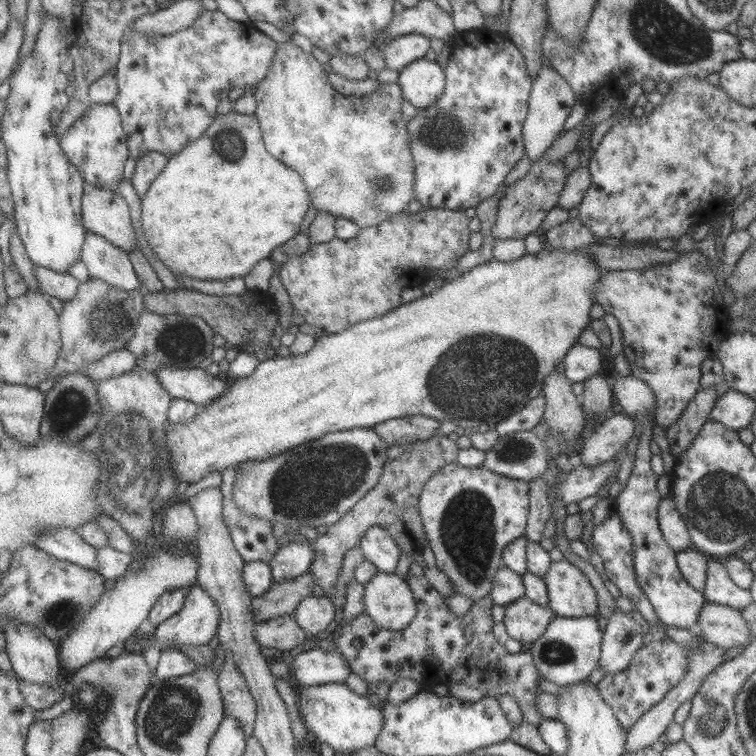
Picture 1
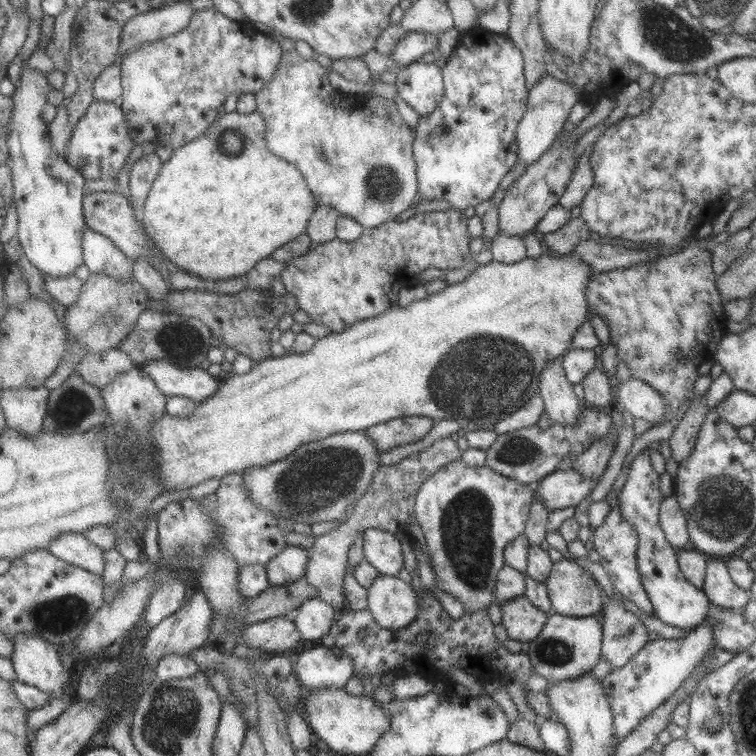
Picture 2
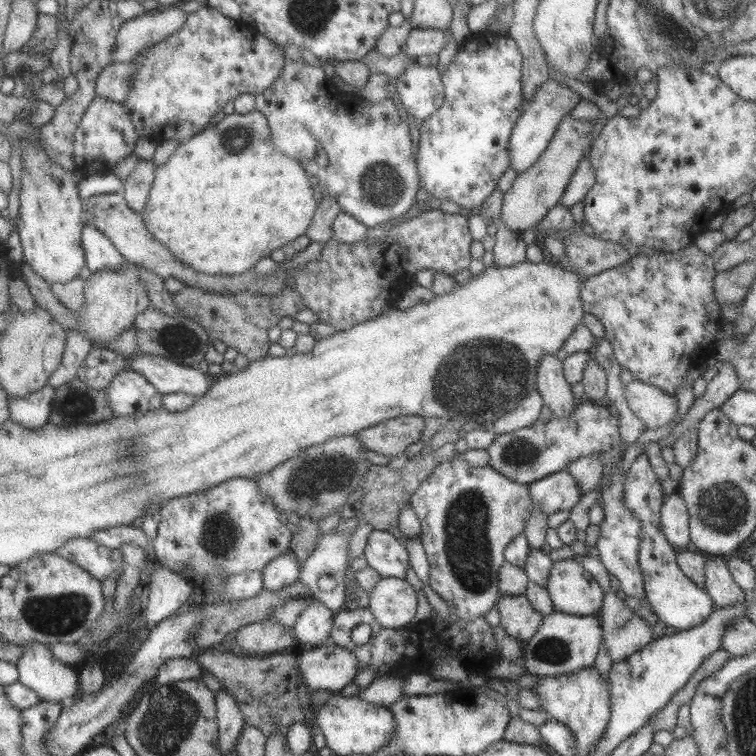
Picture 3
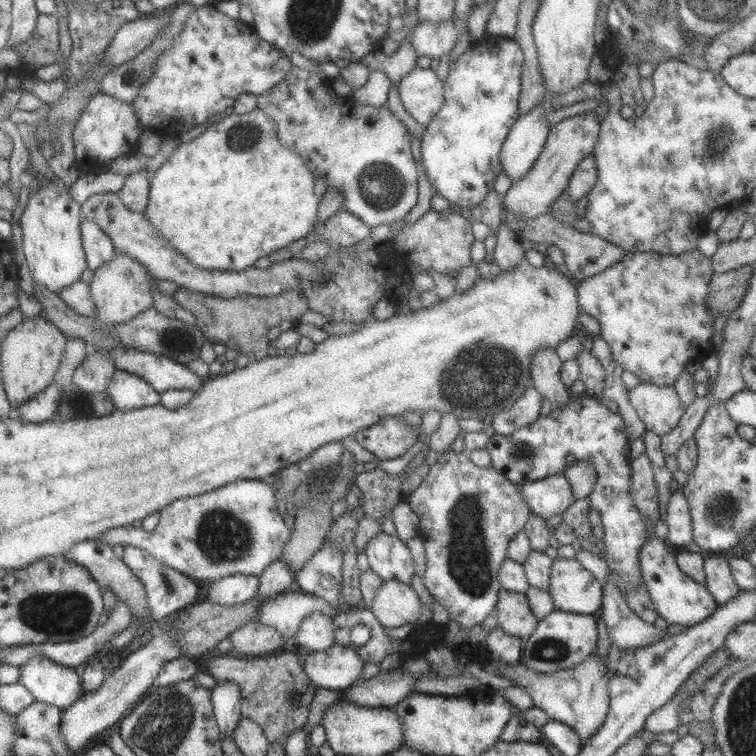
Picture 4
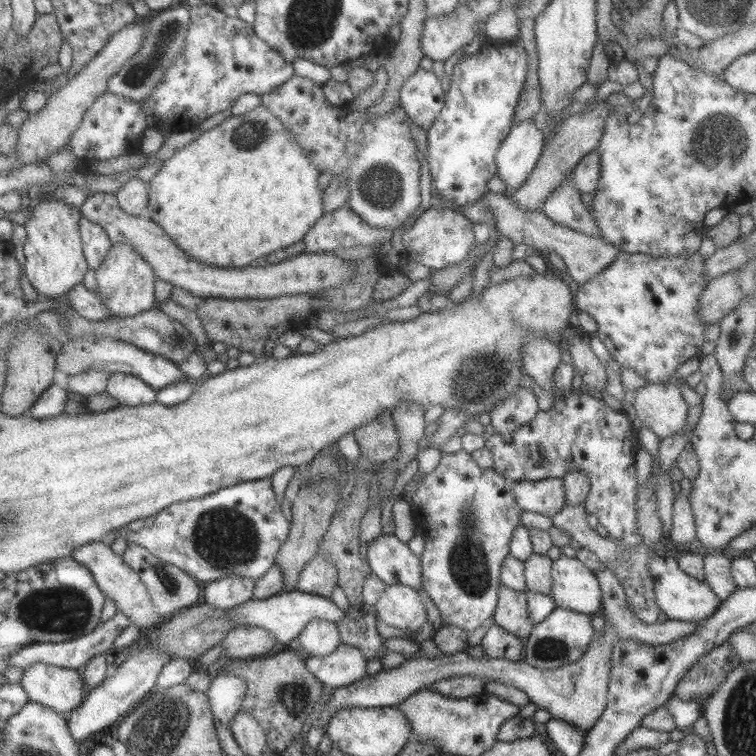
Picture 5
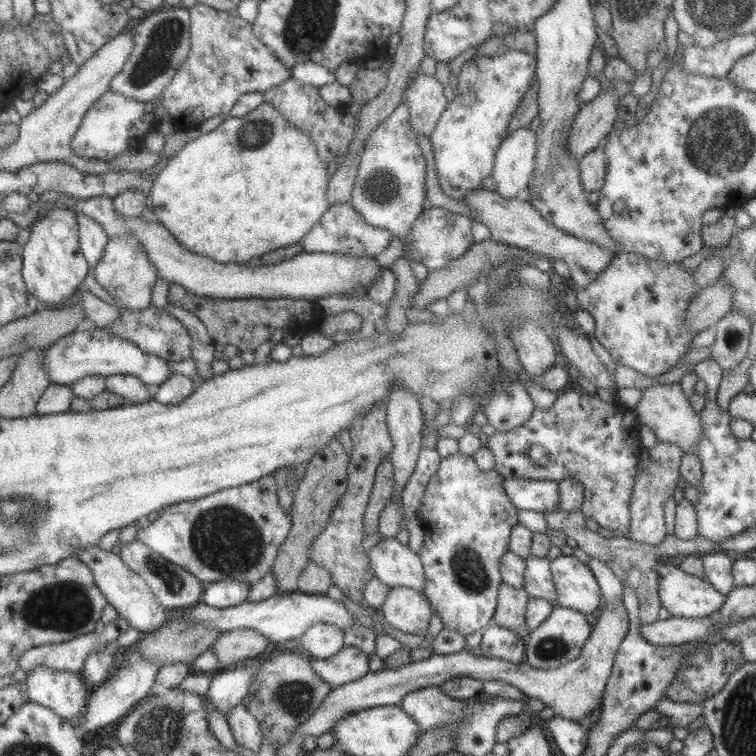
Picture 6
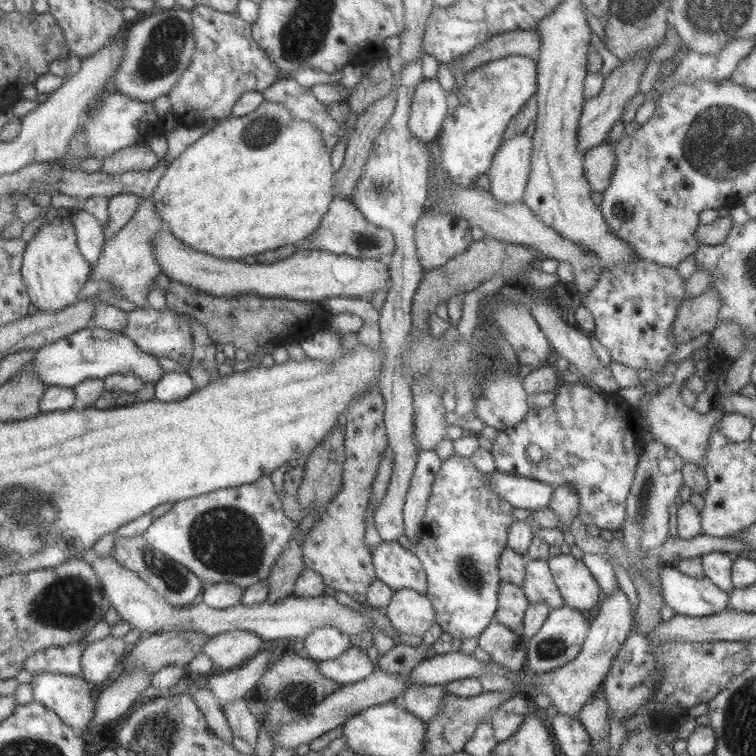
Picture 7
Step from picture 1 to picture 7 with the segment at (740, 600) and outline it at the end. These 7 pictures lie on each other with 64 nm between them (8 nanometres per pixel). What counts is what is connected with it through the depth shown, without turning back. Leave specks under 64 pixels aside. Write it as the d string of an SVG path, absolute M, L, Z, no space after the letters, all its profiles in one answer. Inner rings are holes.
M710 552L701 556L705 578L708 578L719 590L732 593L735 590L732 581L734 560L727 552Z

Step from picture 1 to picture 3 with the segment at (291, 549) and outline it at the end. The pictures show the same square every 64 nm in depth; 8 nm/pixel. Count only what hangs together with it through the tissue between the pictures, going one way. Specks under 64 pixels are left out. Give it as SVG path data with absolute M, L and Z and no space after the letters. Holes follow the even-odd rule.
M282 553L270 560L270 563L261 570L264 576L264 590L280 591L281 588L299 581L302 568L303 564L296 559L296 553Z

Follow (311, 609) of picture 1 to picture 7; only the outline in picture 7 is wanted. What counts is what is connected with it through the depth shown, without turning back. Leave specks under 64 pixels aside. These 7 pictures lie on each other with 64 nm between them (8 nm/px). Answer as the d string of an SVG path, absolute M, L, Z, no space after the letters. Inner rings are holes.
M320 626L301 641L303 655L314 661L338 658L351 646L349 636L332 626Z

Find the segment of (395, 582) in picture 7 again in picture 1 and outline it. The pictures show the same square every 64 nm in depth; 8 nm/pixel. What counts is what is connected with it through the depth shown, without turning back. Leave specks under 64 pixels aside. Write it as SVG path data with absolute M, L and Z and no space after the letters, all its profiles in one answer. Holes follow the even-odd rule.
M370 527L359 540L364 558L379 572L394 574L400 561L401 550L394 537L384 528Z

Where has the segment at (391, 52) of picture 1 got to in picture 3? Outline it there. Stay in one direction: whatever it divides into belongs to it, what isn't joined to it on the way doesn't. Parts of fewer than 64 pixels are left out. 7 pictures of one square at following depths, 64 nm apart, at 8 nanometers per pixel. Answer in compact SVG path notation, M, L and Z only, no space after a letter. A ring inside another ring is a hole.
M414 26L410 31L402 50L416 62L419 56L439 54L448 41L448 28L436 30L436 28L420 28Z

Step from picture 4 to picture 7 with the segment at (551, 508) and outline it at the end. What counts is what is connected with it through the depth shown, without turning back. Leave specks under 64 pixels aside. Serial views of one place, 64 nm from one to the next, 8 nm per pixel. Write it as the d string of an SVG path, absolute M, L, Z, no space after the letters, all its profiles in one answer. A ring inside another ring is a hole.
M496 470L490 474L486 485L498 493L500 499L508 501L513 507L529 511L548 508L555 488L550 484Z

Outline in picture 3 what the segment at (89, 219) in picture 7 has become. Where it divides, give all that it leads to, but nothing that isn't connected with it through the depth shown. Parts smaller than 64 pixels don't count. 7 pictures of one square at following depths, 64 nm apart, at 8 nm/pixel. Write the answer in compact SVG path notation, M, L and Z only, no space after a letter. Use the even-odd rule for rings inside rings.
M85 223L81 240L85 250L86 266L92 273L111 267L118 270L124 264L125 258L114 247L114 243L92 224Z

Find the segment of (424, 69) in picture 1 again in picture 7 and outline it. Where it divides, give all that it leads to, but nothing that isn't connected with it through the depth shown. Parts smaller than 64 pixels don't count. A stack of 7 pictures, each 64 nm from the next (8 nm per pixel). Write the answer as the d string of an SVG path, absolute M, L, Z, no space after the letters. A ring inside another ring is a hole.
M437 77L422 79L415 89L409 117L409 128L415 139L427 144L437 139L438 132L441 132L442 122L449 113L447 96L447 90L442 88Z

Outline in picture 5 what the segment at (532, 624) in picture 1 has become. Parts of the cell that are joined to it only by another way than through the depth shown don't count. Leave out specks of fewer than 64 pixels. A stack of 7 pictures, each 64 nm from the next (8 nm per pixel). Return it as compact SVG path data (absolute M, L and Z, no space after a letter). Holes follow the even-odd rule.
M502 585L499 588L499 600L492 619L497 626L513 636L520 639L530 637L533 622L529 619L526 592L514 591Z

